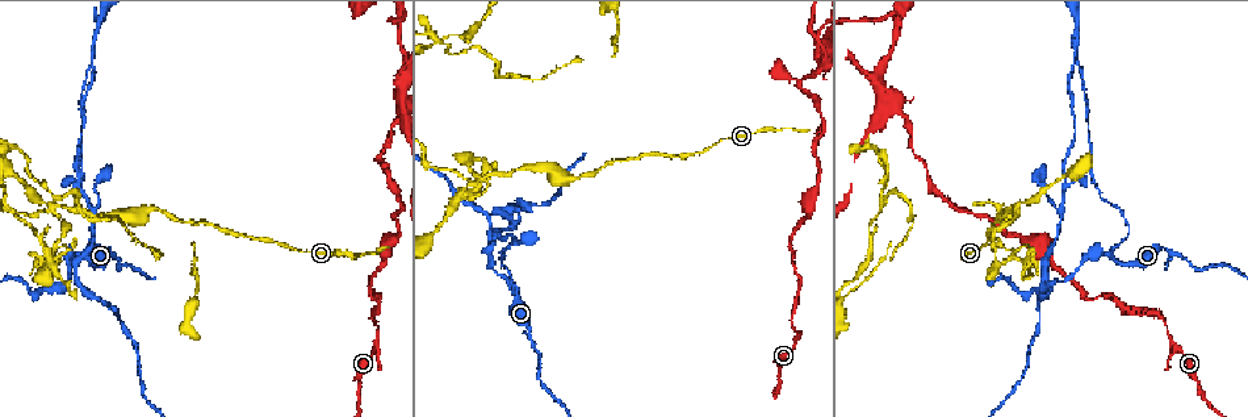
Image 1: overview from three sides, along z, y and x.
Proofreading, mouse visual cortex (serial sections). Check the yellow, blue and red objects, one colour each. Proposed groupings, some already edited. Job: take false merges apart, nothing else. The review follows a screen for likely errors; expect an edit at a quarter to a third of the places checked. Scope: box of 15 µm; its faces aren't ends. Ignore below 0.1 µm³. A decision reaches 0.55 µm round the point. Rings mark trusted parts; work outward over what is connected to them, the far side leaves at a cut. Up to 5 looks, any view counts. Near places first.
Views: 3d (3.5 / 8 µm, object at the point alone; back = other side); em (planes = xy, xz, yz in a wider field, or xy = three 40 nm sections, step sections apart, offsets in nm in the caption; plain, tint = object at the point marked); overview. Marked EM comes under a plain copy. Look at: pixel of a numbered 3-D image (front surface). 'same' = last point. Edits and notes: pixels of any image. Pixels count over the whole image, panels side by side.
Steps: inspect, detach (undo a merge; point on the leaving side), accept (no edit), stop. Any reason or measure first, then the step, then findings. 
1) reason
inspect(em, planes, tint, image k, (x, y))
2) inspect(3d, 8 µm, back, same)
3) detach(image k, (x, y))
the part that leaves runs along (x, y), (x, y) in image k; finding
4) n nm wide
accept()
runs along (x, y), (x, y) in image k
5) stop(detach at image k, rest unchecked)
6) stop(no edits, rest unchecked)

thin neck
inspect(3d, 3.5 µm, back, image 1, (795, 269))

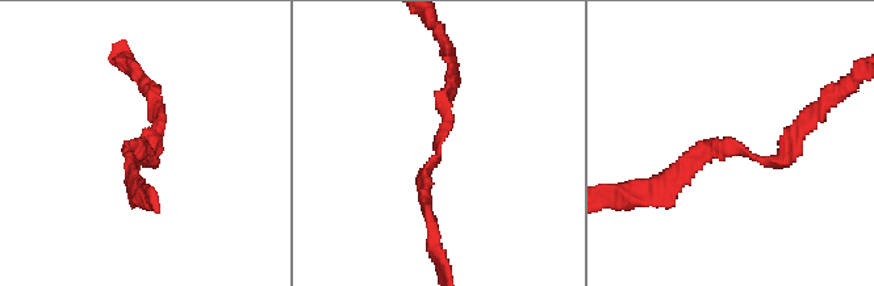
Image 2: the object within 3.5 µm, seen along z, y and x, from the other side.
accept()
runs along (663, 188), (706, 151), (781, 159), (798, 139) in image 2; one cell here

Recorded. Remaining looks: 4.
abrupt turn
inspect(3d, 3.5 µm, image 1, (87, 258))

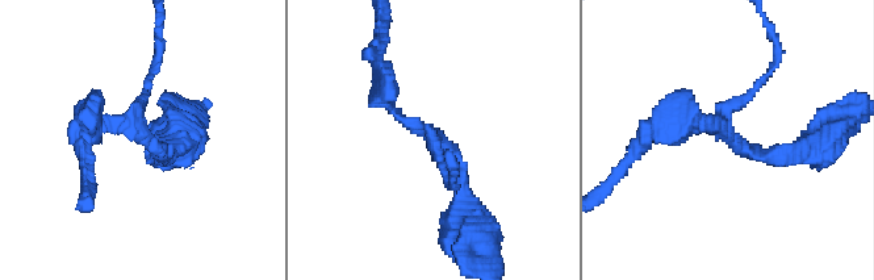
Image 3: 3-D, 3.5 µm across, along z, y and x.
3 arms; arms of 100, 200, 200 nm; shape alone is not enough
inspect(em, xy, step 1, tint, image 3, (729, 128))

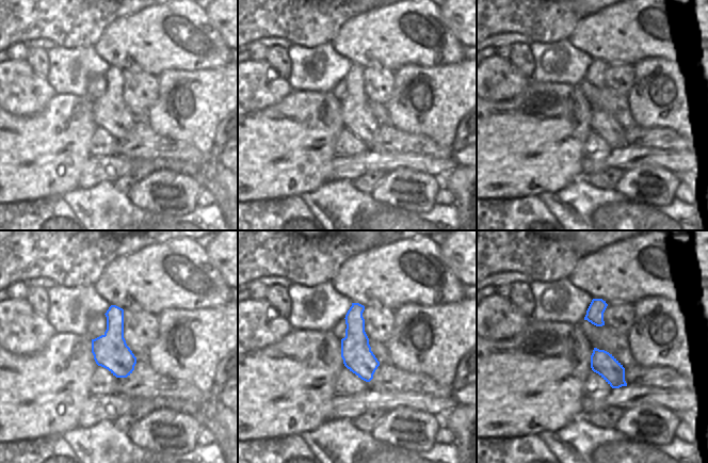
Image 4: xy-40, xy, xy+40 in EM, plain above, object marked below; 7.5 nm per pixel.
inspect(em, xy, step 3, tint, same)

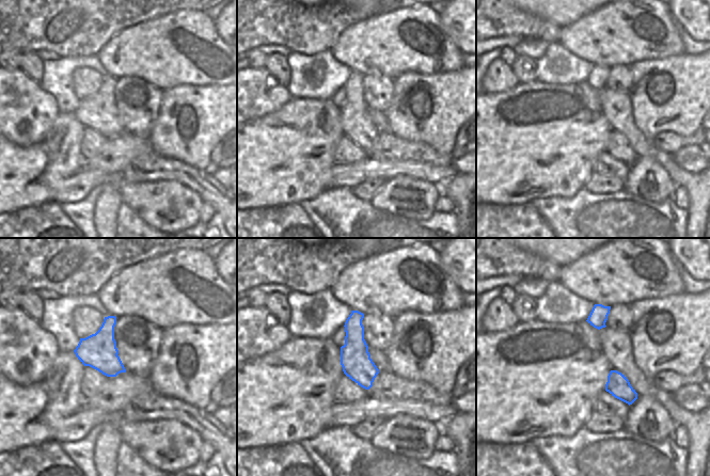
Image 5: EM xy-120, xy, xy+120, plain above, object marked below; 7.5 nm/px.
detach(image 3, (147, 84))
the part that leaves runs along (138, 122), (158, 58), (158, 25) in image 3; a second cell is stuck on

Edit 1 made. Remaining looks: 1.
stop(detach at image 3, rest unchecked)

